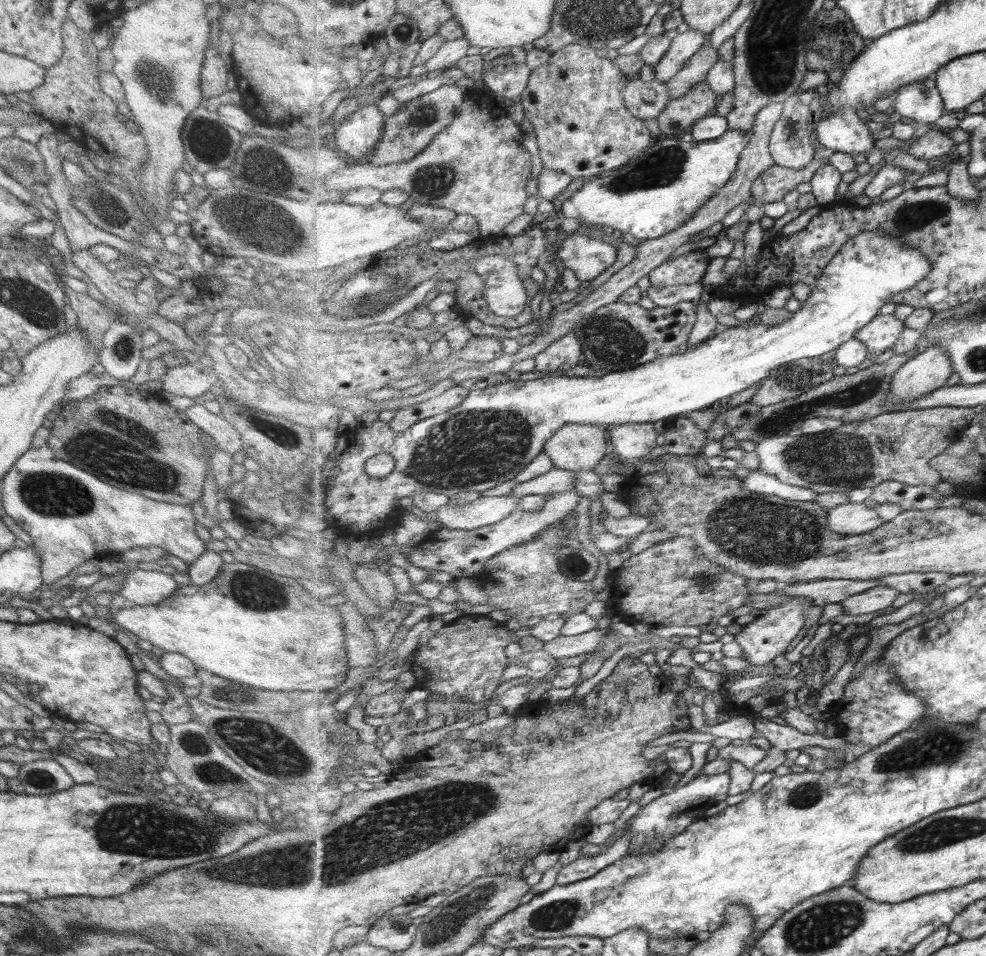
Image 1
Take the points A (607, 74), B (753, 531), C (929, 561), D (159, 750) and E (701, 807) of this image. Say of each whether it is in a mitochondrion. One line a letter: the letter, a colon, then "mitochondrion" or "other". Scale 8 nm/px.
A: other
B: mitochondrion
C: other
D: other
E: other

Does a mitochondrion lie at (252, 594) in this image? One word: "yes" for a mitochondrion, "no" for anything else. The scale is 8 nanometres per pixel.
yes

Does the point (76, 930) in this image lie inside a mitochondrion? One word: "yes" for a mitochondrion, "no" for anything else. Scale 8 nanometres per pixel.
no

